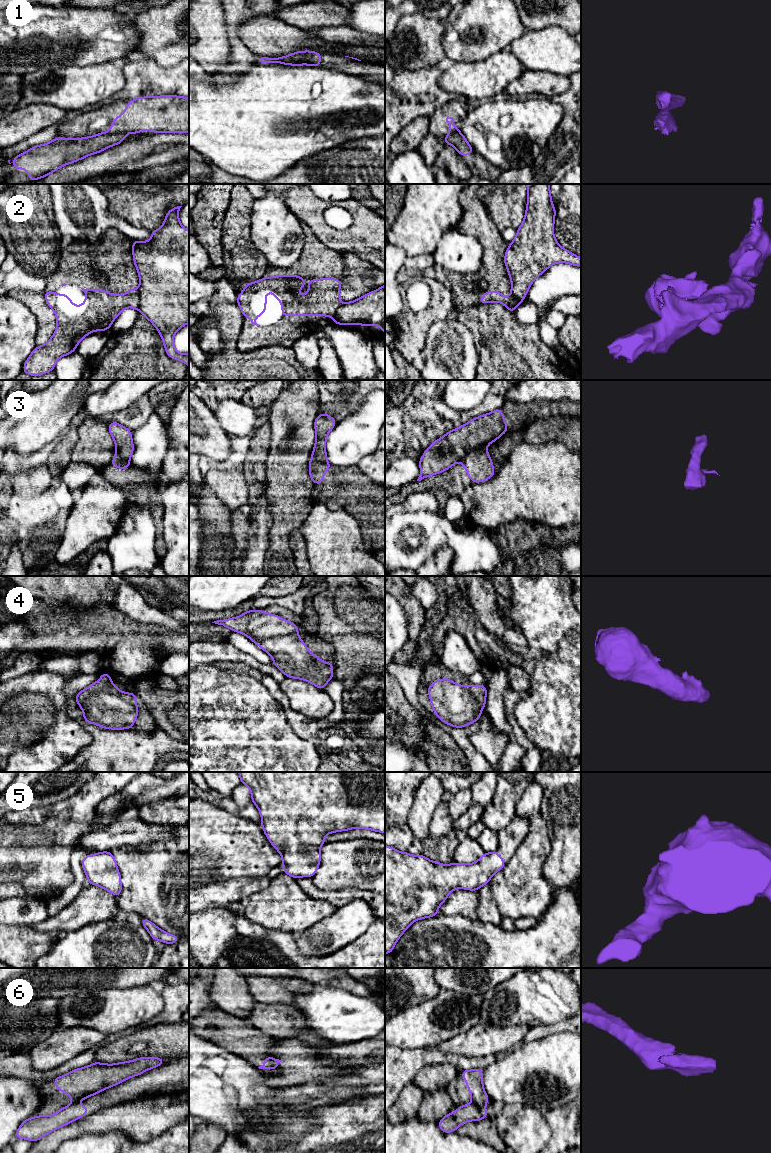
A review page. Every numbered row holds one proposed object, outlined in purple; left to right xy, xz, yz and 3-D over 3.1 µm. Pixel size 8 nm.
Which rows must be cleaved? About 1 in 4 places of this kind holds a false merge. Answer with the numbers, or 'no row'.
1, 2, 3, 6

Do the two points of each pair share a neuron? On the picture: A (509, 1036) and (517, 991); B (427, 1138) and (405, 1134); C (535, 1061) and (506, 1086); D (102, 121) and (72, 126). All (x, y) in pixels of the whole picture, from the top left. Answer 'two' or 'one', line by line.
A: two
B: one
C: one
D: one

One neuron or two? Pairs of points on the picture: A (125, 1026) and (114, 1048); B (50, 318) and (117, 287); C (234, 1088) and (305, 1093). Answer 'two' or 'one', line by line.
A: two
B: two
C: two

